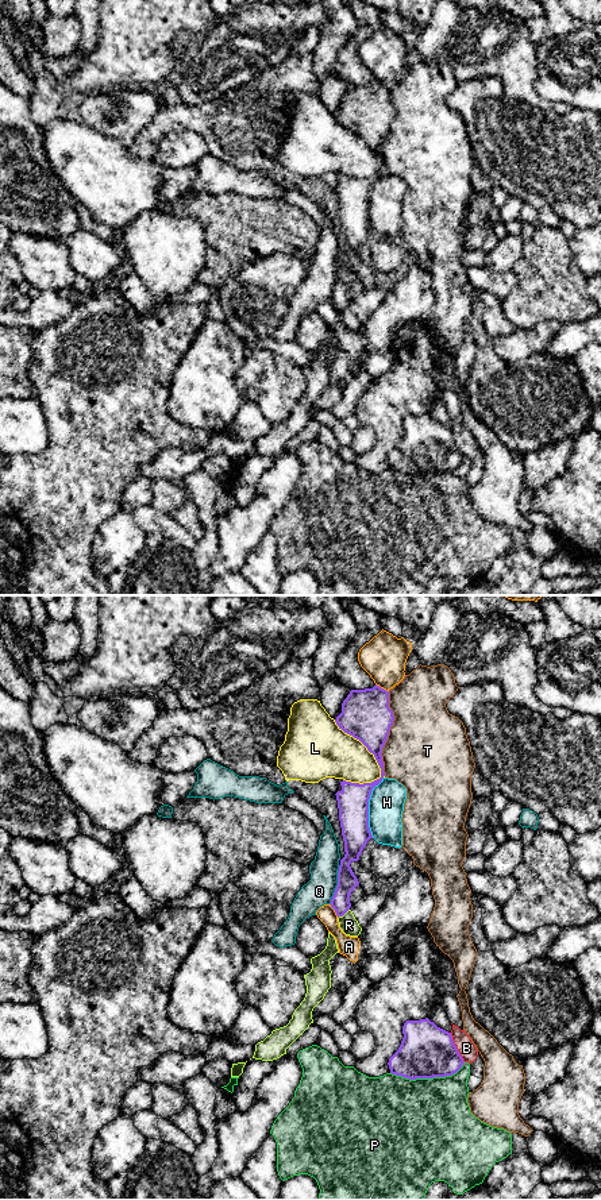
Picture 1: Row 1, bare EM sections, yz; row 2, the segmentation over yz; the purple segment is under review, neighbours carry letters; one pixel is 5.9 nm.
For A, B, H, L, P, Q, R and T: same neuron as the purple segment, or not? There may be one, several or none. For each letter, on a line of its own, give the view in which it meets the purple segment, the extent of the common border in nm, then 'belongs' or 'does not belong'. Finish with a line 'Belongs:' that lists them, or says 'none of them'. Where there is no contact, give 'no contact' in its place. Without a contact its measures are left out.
A: yz | 100 nm | does not belong
B: yz | 200 nm | does not belong
H: yz | 360 nm | does not belong
L: yz | 460 nm | does not belong
P: yz | 460 nm | does not belong
Q: yz | 240 nm | does not belong
R: yz | 90 nm | does not belong
T: yz | 500 nm | does not belong
Belongs: none of them

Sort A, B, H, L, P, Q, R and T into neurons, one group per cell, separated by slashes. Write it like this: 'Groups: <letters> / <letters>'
Groups: A / B / H / L / P / Q / R / T

